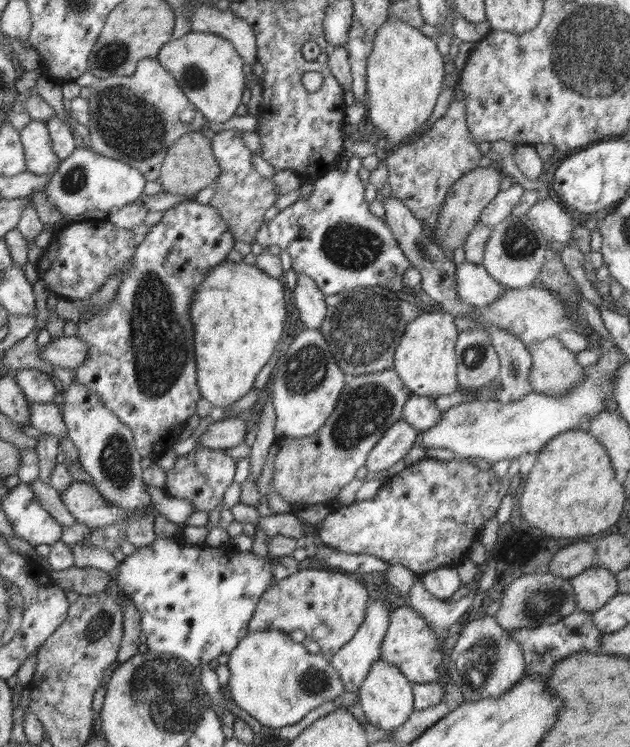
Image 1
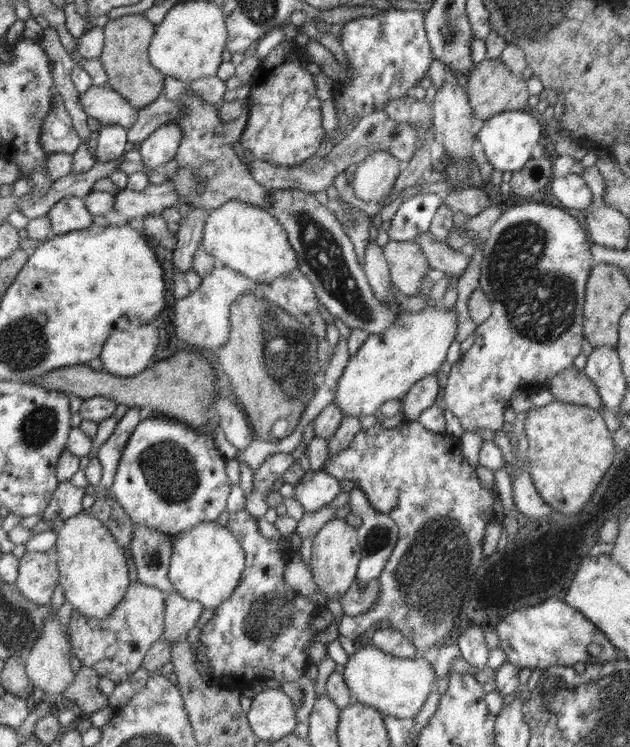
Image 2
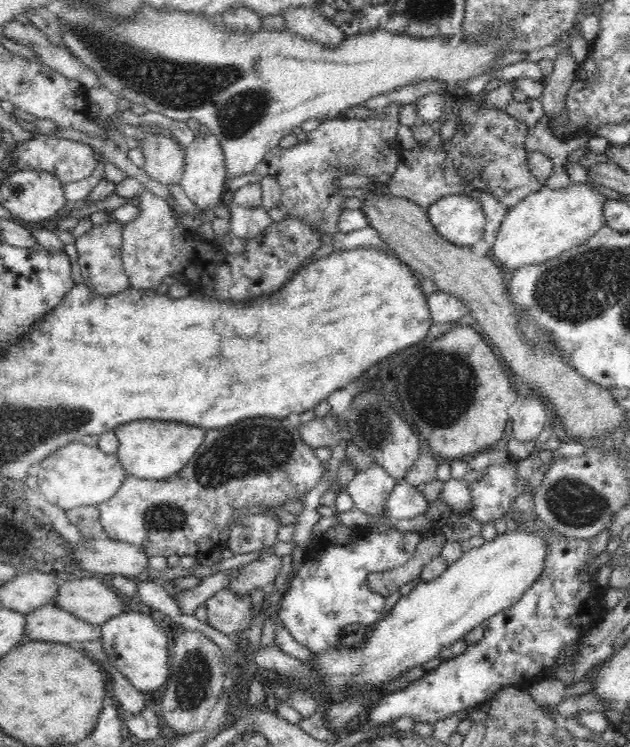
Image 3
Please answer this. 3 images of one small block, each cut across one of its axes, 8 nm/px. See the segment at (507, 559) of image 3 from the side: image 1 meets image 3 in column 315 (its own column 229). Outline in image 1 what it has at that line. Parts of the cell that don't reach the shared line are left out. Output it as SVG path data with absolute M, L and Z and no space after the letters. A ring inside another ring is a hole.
M276 629L249 630L227 665L230 678L226 689L231 699L270 729L300 722L313 708L345 691L327 656L310 654L302 643L293 642L286 632Z

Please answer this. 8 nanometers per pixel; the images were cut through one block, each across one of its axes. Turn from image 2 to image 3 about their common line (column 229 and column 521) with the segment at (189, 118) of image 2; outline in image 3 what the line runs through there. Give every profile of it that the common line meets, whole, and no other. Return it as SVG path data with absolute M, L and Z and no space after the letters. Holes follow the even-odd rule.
M482 94L471 96L463 103L458 115L464 124L457 128L450 140L443 141L436 150L425 150L421 144L412 150L402 149L398 168L384 184L382 192L407 198L428 208L443 196L465 194L476 196L487 192L506 208L514 208L531 192L542 186L527 166L524 142L529 127L504 109L483 103Z

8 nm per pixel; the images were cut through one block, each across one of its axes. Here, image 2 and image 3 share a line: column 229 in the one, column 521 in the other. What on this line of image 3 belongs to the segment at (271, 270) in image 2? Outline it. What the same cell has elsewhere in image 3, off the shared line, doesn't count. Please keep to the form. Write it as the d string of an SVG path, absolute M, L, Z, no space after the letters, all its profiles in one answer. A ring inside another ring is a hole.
M588 182L571 183L569 187L559 190L542 186L538 192L531 192L514 208L508 209L502 224L500 224L500 230L498 230L489 255L496 260L505 272L514 272L520 270L523 266L540 264L558 257L563 252L584 244L606 224L606 217L604 217L606 200L608 200L608 197L598 192L598 189L590 187Z

